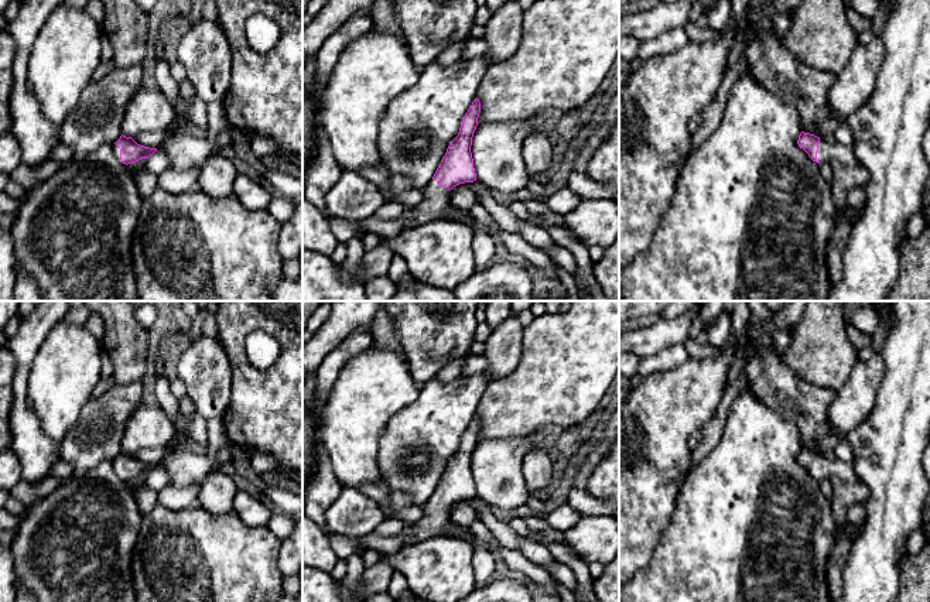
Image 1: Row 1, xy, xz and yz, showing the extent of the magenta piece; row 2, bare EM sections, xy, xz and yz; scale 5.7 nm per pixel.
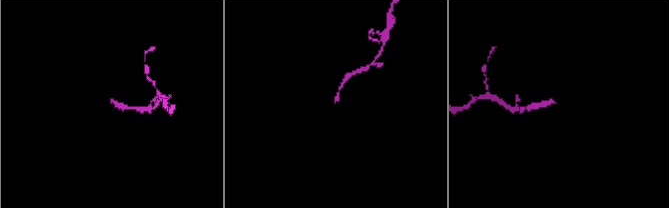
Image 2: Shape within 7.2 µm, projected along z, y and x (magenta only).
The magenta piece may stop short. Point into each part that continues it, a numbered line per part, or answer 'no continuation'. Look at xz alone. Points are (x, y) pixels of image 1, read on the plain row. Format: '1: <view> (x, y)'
1: xz (437, 520)

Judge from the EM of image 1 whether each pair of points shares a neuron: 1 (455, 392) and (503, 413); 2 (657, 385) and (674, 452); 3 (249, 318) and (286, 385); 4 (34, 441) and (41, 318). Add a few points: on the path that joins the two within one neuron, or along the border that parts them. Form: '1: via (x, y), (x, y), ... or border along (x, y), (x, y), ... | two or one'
1: border along (489, 382), (477, 413) | two
2: via (659, 402), (659, 435) | one
3: via (269, 322), (287, 341), (287, 365) | one
4: via (21, 410), (24, 349) | one

